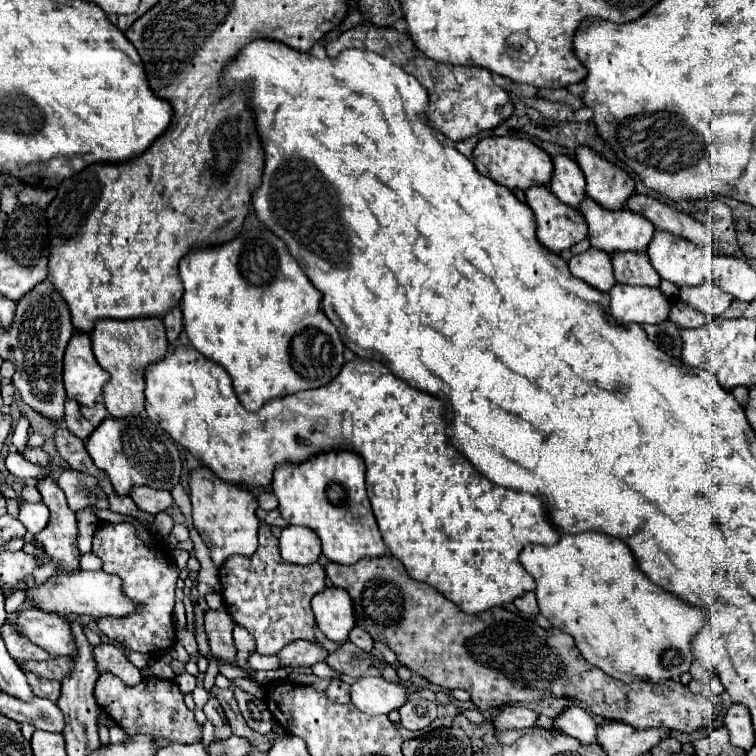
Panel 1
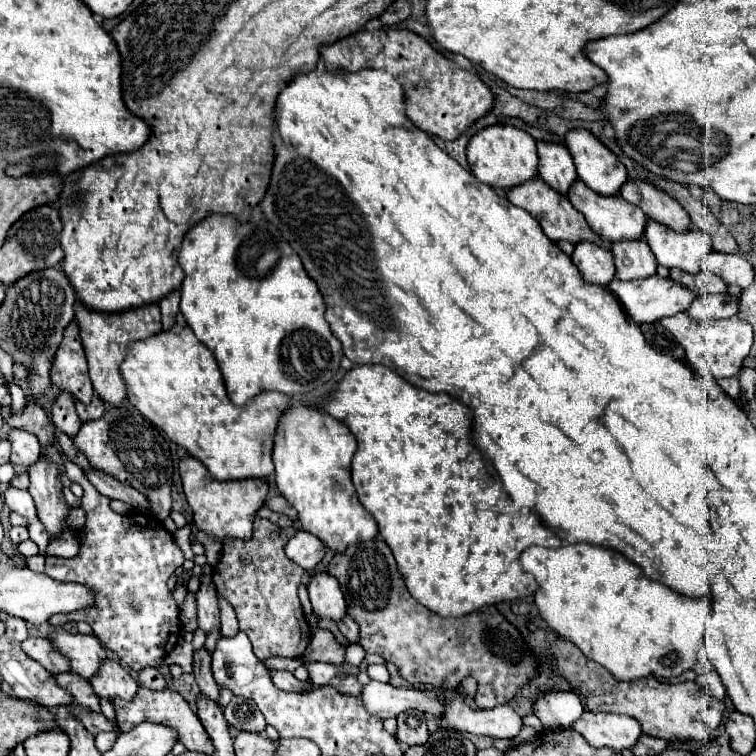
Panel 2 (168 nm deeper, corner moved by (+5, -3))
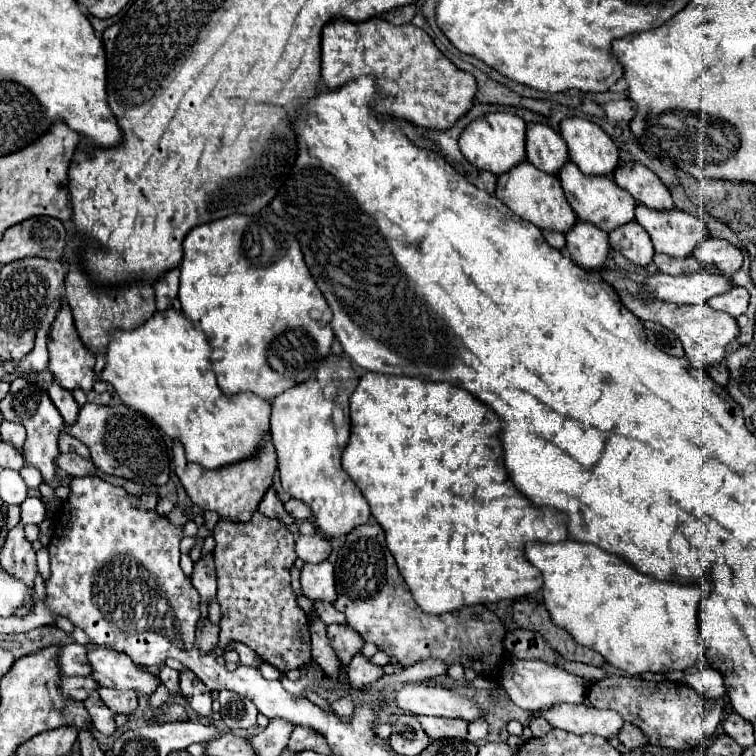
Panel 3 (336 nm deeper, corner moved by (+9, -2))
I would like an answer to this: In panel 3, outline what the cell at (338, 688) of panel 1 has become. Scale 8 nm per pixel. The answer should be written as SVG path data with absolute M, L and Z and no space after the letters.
M357 654L349 664L347 664L347 680L351 684L351 688L359 690L365 688L367 684L371 684L373 680L383 676L383 668L375 666L369 662L369 658Z

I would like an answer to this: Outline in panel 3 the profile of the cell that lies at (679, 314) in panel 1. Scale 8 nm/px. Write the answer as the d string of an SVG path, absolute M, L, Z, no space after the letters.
M733 286L731 290L719 294L719 296L713 296L709 300L709 306L713 310L721 310L721 312L727 312L731 316L741 316L745 310L747 310L747 304L749 304L749 292L741 286Z

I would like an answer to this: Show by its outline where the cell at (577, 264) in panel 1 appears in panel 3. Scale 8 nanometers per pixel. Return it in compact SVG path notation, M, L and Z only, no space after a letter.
M577 220L577 224L571 228L571 232L565 234L565 238L571 260L577 266L583 266L589 272L599 272L605 266L609 252L607 232L595 228L589 222Z

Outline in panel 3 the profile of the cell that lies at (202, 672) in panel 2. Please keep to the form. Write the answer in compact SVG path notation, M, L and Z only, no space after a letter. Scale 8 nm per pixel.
M201 618L199 624L197 624L197 634L195 634L195 640L199 644L199 650L203 654L211 652L217 642L219 642L219 628L215 624L211 624L207 618Z

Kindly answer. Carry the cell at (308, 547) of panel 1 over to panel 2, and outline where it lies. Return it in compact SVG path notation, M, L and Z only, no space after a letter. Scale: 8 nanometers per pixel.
M299 531L295 537L289 539L285 547L287 557L301 565L305 571L313 571L315 565L325 557L325 551L325 545L307 531Z

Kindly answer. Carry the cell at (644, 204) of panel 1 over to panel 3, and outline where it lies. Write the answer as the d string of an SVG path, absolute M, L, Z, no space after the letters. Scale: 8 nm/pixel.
M629 162L623 168L617 168L613 174L613 180L619 188L627 190L637 204L643 204L659 212L675 208L671 194L663 186L663 182L639 162Z

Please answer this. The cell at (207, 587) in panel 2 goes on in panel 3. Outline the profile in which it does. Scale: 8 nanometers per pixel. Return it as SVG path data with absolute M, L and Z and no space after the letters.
M207 554L205 558L199 558L195 562L195 570L191 576L191 582L195 586L195 590L201 596L203 604L211 604L211 600L215 598L217 592L217 580L215 580L215 564L213 564L213 554Z

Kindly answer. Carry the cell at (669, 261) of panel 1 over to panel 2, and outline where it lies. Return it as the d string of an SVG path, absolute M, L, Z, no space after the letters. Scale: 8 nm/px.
M653 219L645 225L645 239L657 257L657 263L667 269L683 269L687 273L697 273L701 269L701 259L711 251L711 239L701 229L673 231Z

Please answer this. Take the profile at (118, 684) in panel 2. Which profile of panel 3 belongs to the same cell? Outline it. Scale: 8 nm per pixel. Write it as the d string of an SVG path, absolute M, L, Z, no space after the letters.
M101 686L99 690L99 696L101 700L107 704L109 710L113 710L115 714L133 714L137 710L137 694L131 692L131 690L111 690L111 688L105 688Z

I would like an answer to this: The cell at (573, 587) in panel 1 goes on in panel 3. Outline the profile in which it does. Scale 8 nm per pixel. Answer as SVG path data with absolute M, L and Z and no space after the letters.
M563 540L557 544L527 542L525 558L543 574L543 604L551 620L571 632L573 640L587 646L601 656L605 662L635 676L641 672L671 672L685 670L697 662L701 656L701 646L697 644L697 610L701 600L701 590L697 586L681 586L671 582L659 582L647 574L637 572L625 560L615 554L601 550L599 546Z

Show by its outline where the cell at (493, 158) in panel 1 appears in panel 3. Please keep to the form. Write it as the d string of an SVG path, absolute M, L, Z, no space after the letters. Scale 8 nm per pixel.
M493 112L485 114L477 120L473 120L463 134L459 136L459 148L465 156L465 160L475 166L477 170L487 170L495 176L501 176L503 172L509 172L513 166L525 162L525 128L527 124L509 112Z

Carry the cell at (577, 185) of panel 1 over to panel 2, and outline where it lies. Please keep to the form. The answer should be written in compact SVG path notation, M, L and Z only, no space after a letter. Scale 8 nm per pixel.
M537 141L537 151L539 151L539 169L537 169L539 177L547 185L555 187L559 193L565 195L571 183L577 179L571 153L567 151L565 145L547 141Z

